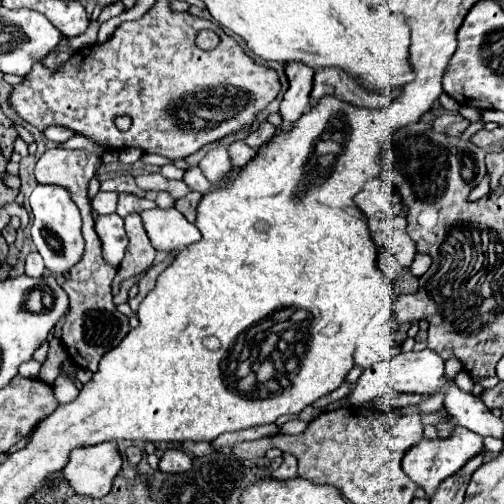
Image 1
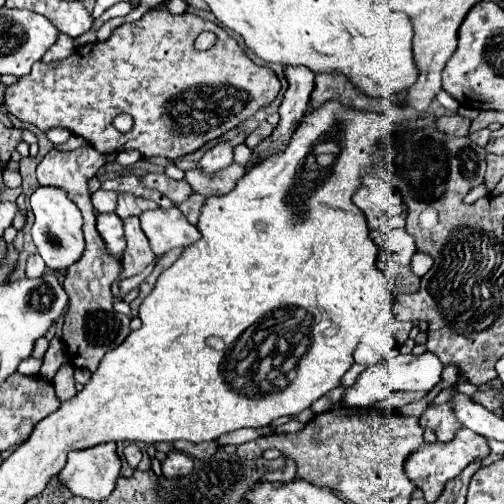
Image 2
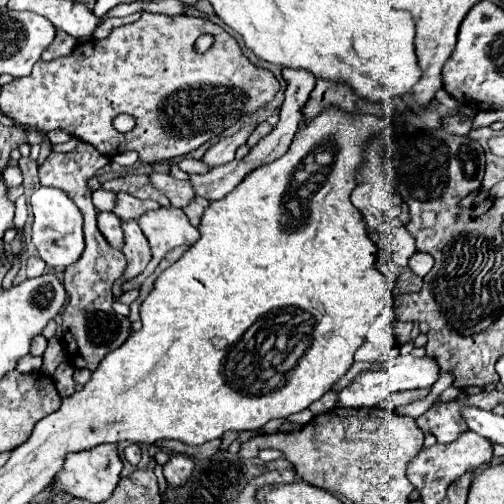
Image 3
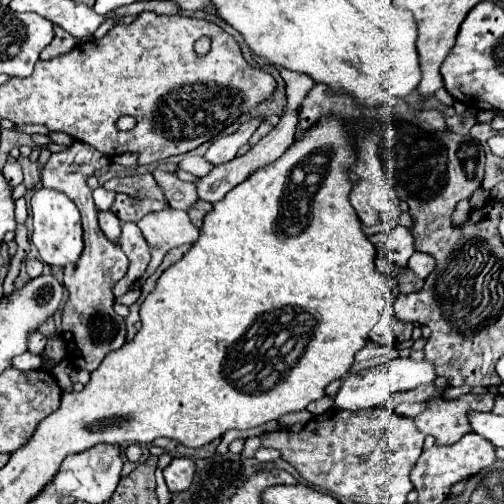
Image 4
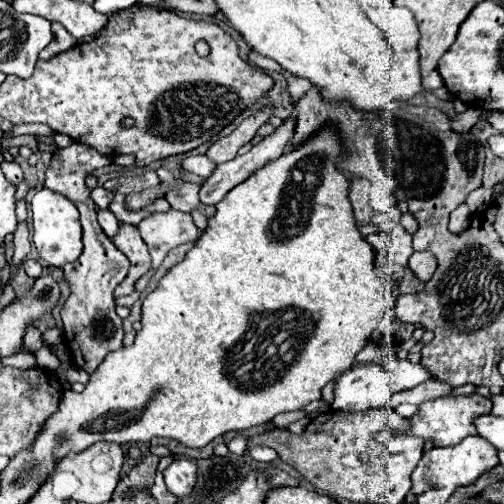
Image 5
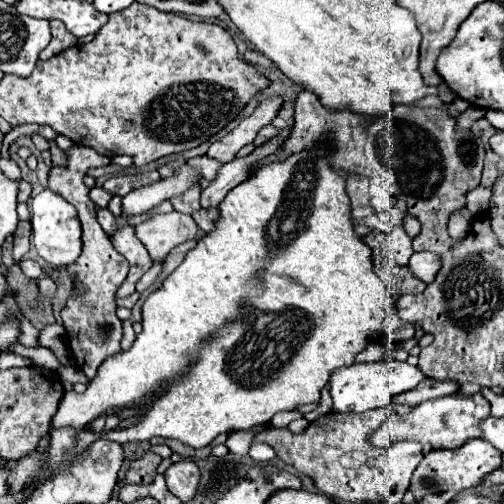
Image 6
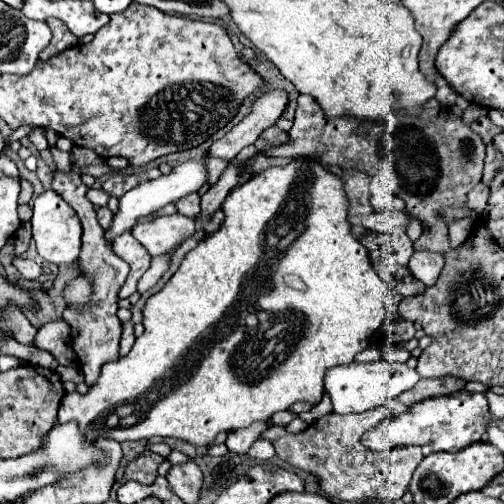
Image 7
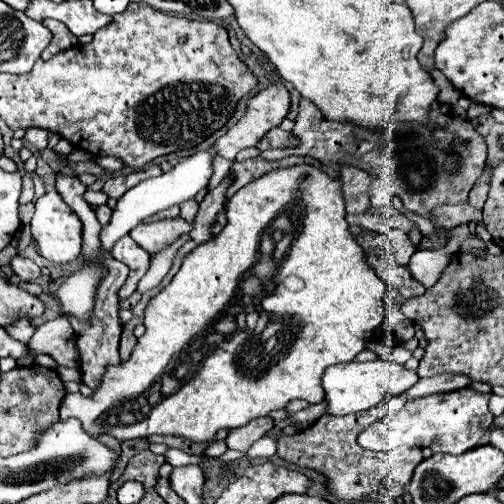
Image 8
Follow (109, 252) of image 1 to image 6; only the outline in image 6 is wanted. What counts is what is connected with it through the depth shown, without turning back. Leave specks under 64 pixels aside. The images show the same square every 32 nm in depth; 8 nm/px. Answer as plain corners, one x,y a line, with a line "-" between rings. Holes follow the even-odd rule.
100,208
98,210
98,222
100,222
100,226
104,228
104,232
108,232
108,234
112,234
114,232
114,214
108,210
108,208

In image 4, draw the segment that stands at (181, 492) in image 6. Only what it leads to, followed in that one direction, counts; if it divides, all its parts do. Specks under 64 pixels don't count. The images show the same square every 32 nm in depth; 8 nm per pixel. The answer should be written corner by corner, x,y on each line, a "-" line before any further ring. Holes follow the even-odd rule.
174,458
168,468
164,468
164,478
170,492
186,492
194,480
194,462
190,458

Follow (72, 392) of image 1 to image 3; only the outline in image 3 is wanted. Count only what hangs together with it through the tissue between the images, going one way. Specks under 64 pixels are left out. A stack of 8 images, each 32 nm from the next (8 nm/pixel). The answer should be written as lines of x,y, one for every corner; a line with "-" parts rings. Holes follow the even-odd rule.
62,362
62,364
56,368
54,376
52,376
52,378
56,378
56,388
58,388
58,392
60,392
62,398
64,398
64,396
70,396
70,394
74,392
72,372
74,372
74,368
70,366
70,362

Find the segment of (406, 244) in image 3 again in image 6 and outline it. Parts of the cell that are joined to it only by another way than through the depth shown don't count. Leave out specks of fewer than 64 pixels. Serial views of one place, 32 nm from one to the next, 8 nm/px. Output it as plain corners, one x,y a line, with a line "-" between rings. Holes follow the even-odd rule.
394,228
392,234
390,234
390,240
392,240
392,258
396,264
400,266
406,266
410,256
414,254
412,250
412,240
410,236
404,232
404,228

